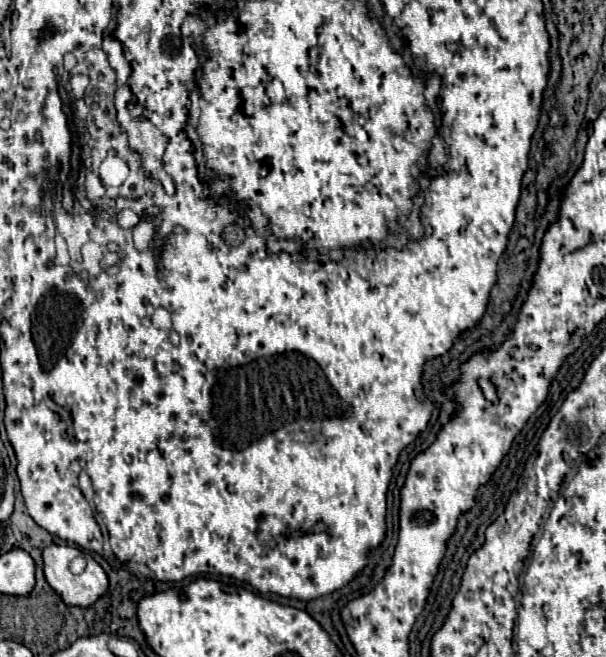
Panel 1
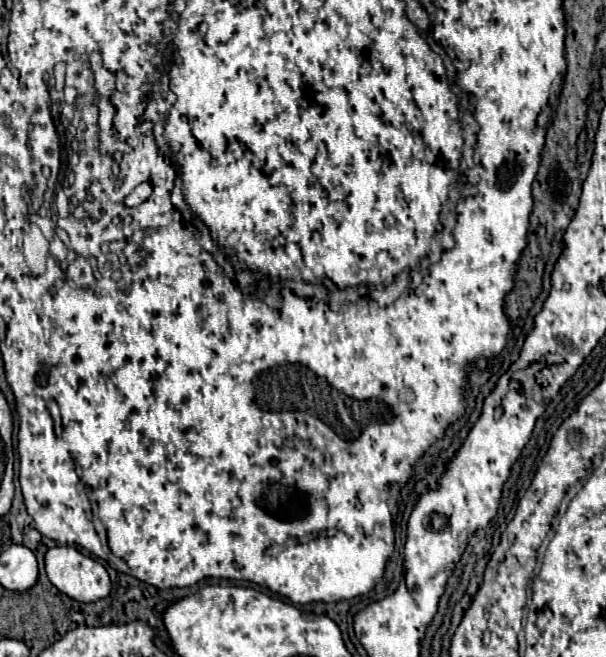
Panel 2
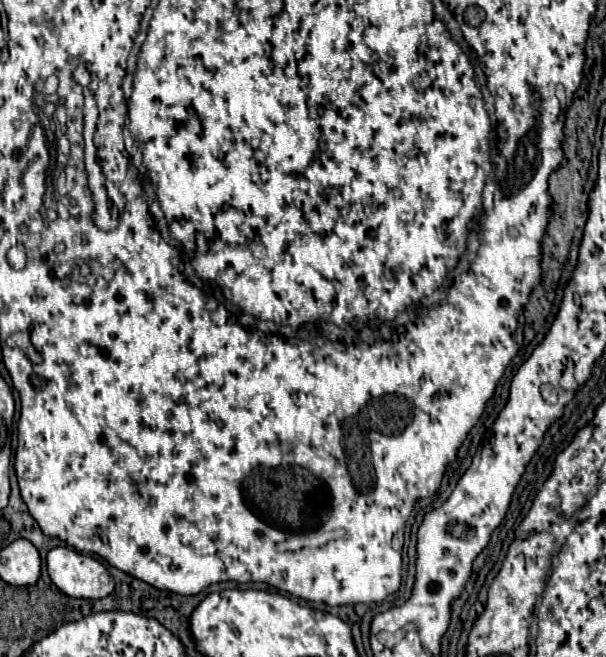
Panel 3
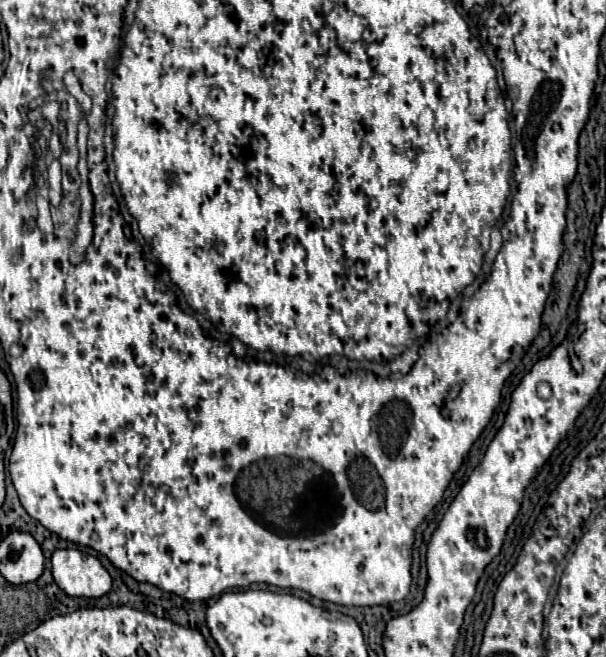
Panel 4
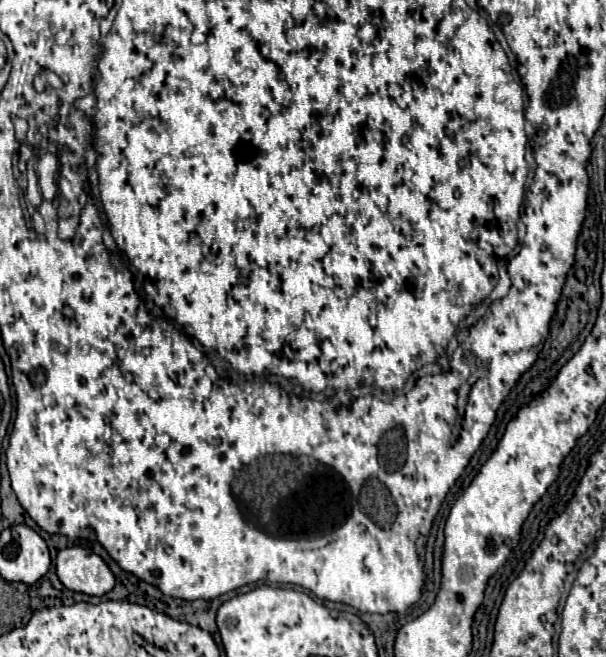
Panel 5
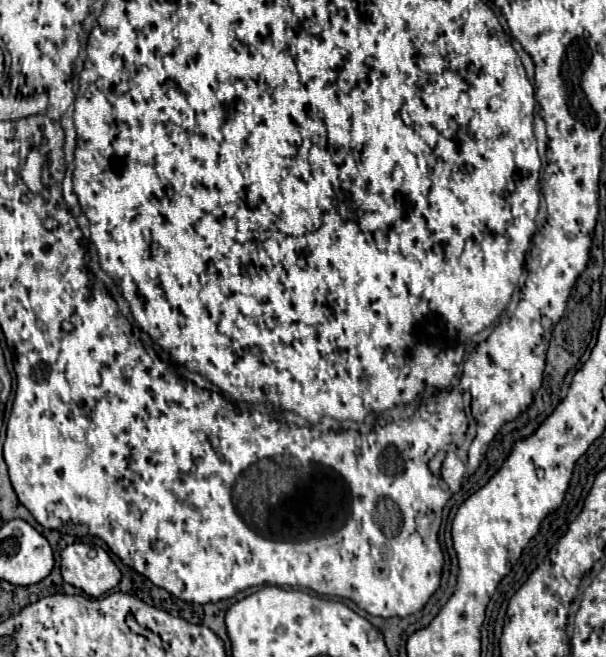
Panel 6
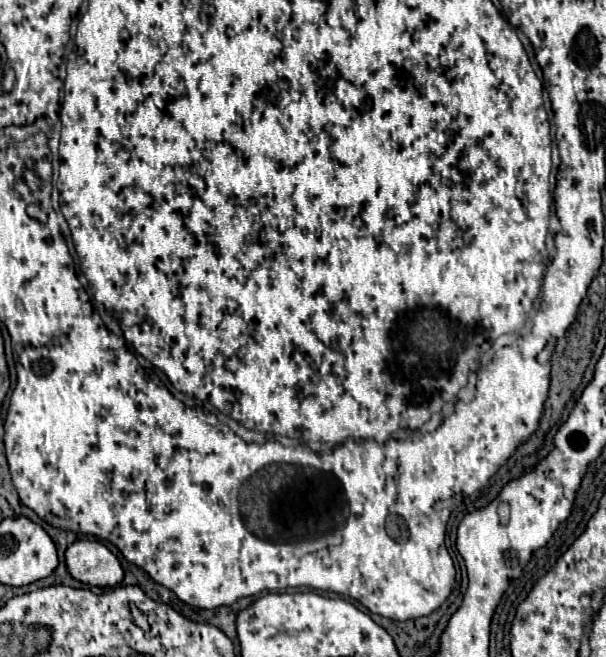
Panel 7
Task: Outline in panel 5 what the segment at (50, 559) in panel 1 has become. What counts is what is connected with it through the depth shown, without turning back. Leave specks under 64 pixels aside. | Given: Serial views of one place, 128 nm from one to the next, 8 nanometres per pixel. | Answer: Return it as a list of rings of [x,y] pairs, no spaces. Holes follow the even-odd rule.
[[[80,546],[58,552],[56,574],[68,590],[88,596],[104,596],[114,588],[114,576],[106,562],[98,554]]]

